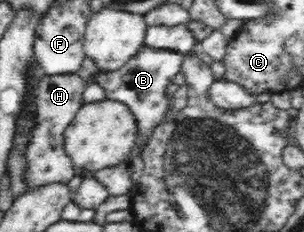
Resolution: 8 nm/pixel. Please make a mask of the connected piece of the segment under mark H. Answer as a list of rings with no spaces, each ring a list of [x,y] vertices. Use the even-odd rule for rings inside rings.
[[[77,72],[41,75],[37,90],[36,126],[31,143],[26,149],[28,161],[28,176],[26,178],[30,182],[30,187],[54,180],[69,182],[74,177],[74,166],[63,147],[63,129],[73,119],[79,108],[85,104],[82,94],[88,84],[87,80],[81,78]]]

